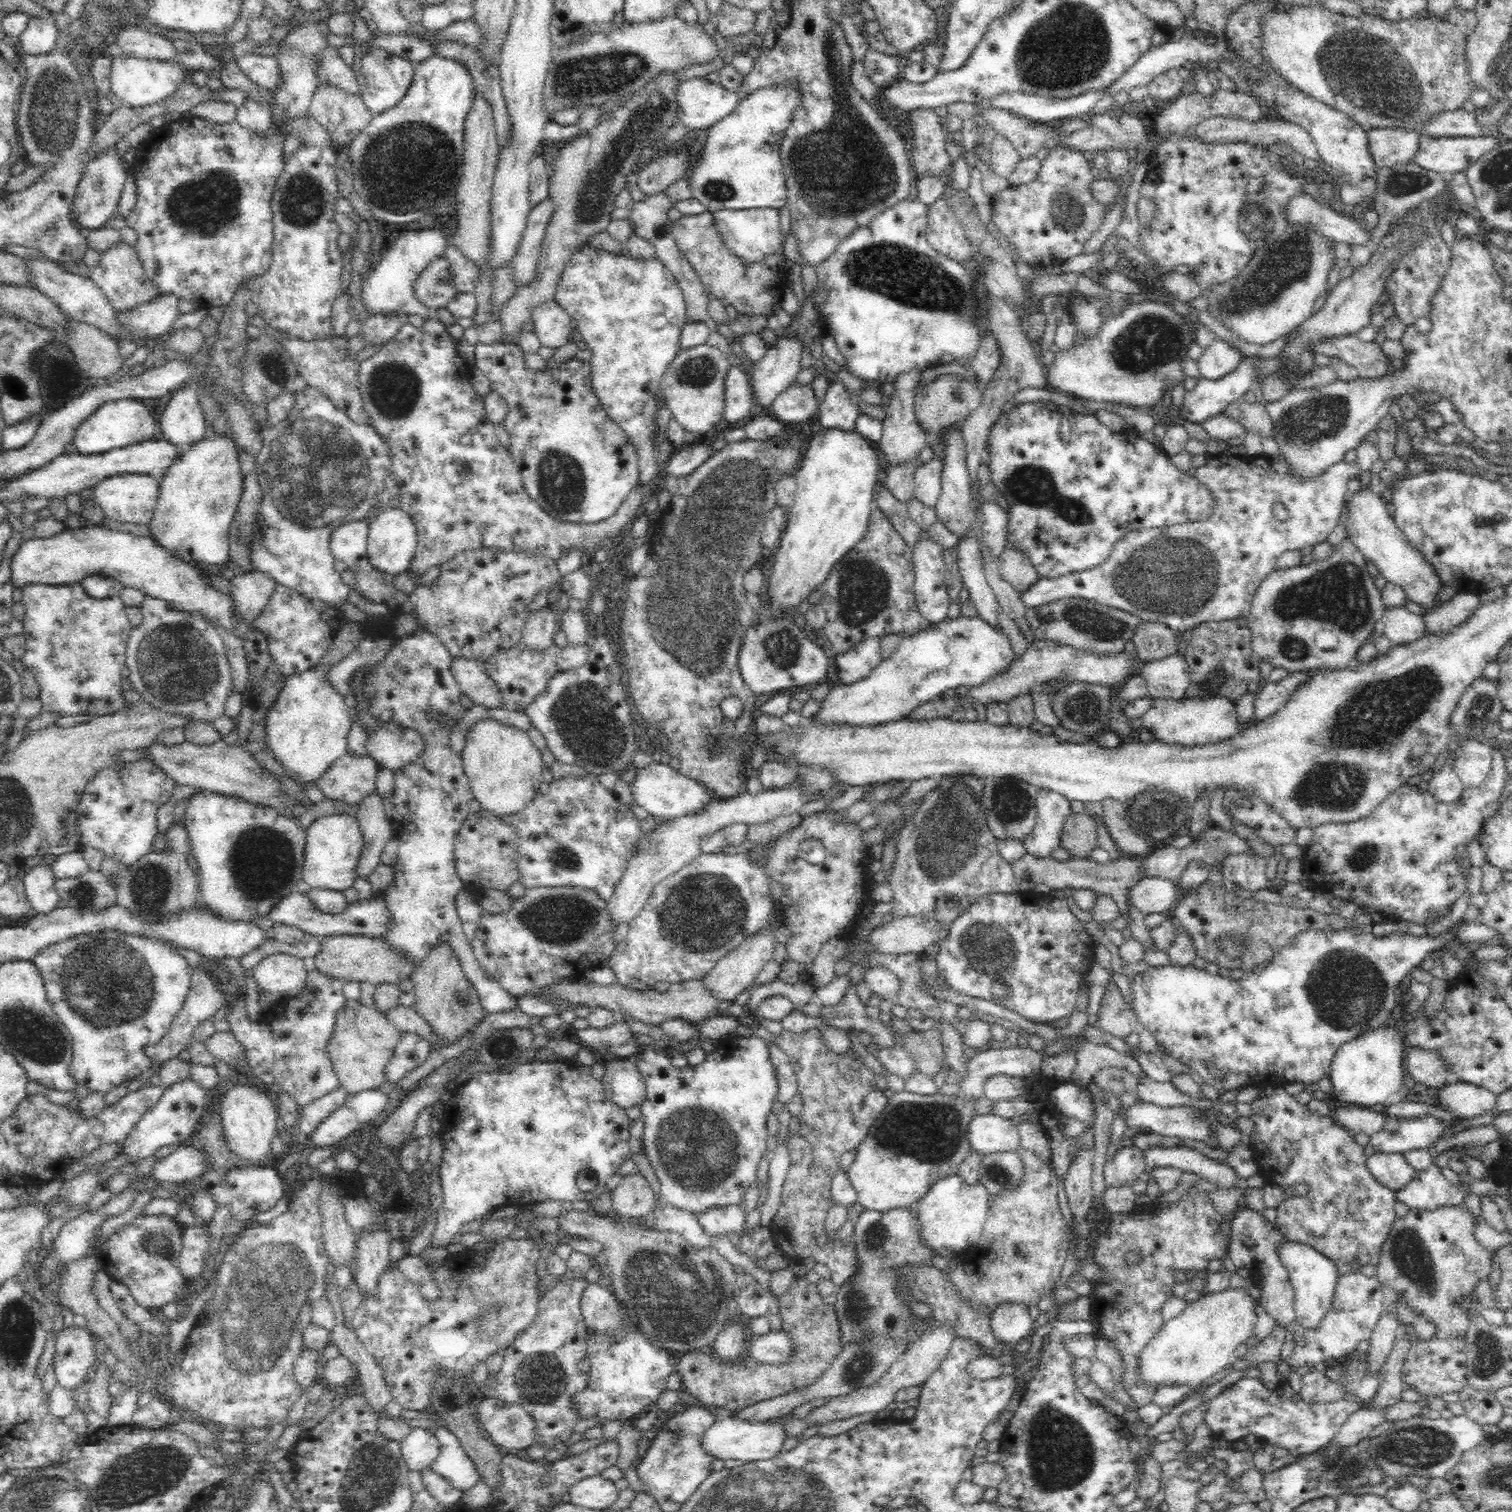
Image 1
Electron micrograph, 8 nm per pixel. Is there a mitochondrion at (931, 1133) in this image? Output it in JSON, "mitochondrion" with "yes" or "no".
{"mitochondrion":"yes"}

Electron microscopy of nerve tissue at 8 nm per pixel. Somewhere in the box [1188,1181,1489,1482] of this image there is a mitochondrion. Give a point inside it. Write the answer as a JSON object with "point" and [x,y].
{"point":[1413,1447]}

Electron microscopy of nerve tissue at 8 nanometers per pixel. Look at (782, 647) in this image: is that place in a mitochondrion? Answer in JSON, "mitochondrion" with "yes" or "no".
{"mitochondrion":"yes"}

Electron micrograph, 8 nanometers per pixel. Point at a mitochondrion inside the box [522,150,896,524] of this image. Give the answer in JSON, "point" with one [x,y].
{"point":[560,480]}

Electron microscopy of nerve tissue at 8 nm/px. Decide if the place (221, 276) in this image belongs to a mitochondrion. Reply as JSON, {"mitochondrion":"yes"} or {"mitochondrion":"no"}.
{"mitochondrion":"no"}

